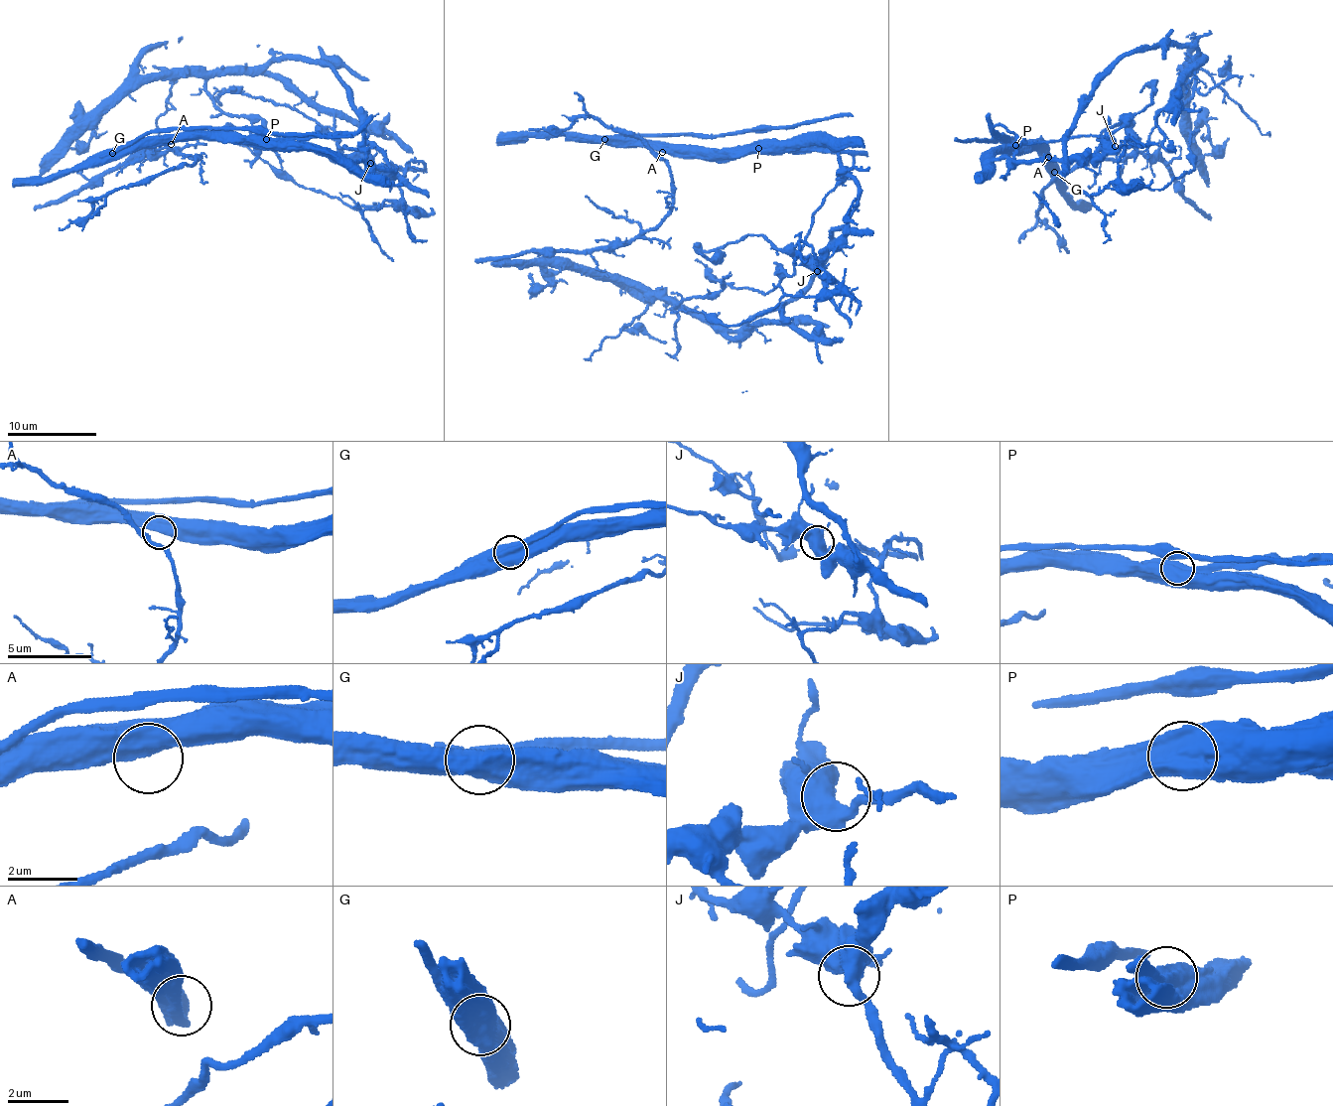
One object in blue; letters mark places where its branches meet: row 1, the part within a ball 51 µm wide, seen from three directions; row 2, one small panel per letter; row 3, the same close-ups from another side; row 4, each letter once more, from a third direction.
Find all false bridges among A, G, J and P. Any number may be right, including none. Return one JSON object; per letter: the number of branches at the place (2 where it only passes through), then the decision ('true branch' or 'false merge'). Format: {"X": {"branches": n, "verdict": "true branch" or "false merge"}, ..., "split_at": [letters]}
{"A": {"branches": 1, "verdict": "true branch"}, "G": {"branches": 2, "verdict": "false merge"}, "J": {"branches": 3, "verdict": "true branch"}, "P": {"branches": 2, "verdict": "false merge"}, "split_at": ["G", "P"]}

